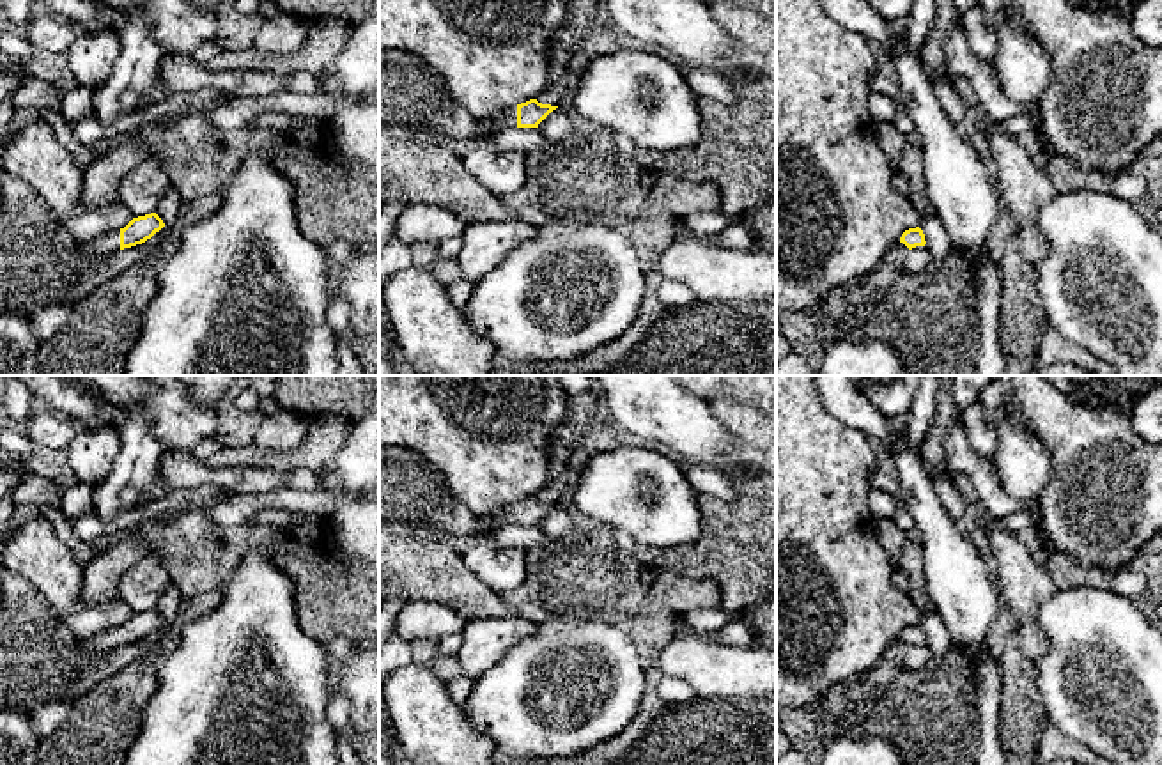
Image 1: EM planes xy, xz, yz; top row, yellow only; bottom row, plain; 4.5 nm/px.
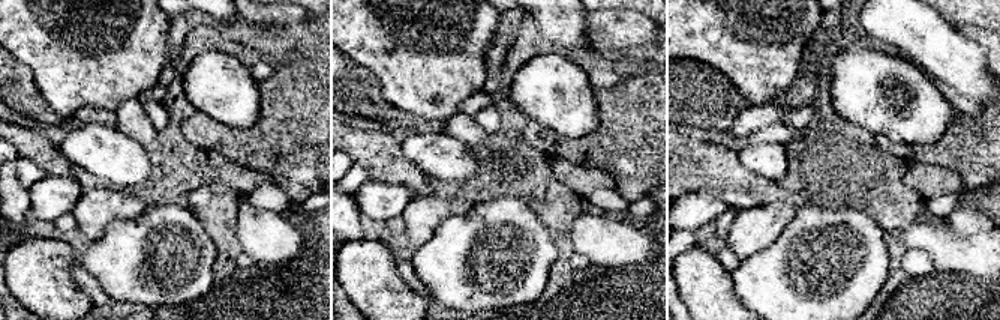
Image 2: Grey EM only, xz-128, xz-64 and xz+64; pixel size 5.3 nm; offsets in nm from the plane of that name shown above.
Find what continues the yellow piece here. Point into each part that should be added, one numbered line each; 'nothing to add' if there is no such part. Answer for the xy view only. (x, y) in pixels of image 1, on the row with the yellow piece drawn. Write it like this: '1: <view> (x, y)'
1: xy (108, 243)

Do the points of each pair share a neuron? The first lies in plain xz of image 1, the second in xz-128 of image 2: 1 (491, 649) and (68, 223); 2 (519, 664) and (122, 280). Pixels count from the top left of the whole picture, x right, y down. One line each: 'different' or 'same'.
1: different
2: same

